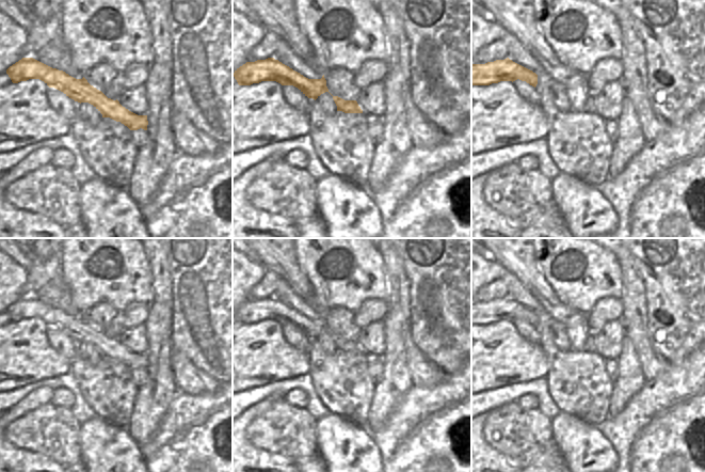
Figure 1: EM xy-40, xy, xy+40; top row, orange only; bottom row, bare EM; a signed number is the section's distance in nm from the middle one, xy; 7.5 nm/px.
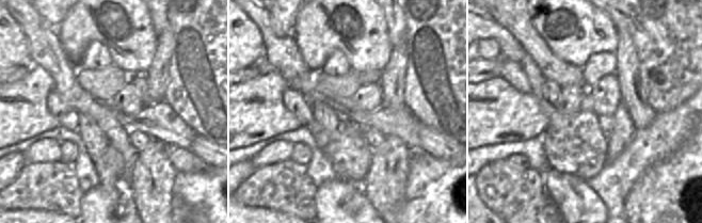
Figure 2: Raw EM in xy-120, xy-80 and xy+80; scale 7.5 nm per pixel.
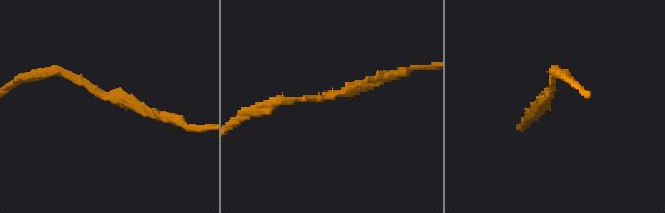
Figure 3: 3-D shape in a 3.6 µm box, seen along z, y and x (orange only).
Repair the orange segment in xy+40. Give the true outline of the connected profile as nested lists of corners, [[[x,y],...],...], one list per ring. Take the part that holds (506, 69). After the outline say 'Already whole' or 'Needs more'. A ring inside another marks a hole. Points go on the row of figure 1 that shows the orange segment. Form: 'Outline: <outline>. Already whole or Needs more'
Outline: [[[509,58],[485,64],[471,64],[471,85],[490,85],[500,81],[526,81],[532,86],[538,84],[538,75],[513,62]]]. Already whole.

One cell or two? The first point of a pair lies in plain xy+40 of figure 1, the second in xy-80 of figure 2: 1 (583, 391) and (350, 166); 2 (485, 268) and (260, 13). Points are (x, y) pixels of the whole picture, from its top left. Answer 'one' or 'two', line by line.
1: one
2: two

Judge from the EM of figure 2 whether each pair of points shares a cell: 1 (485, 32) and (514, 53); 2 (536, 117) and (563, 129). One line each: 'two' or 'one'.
1: one
2: two

